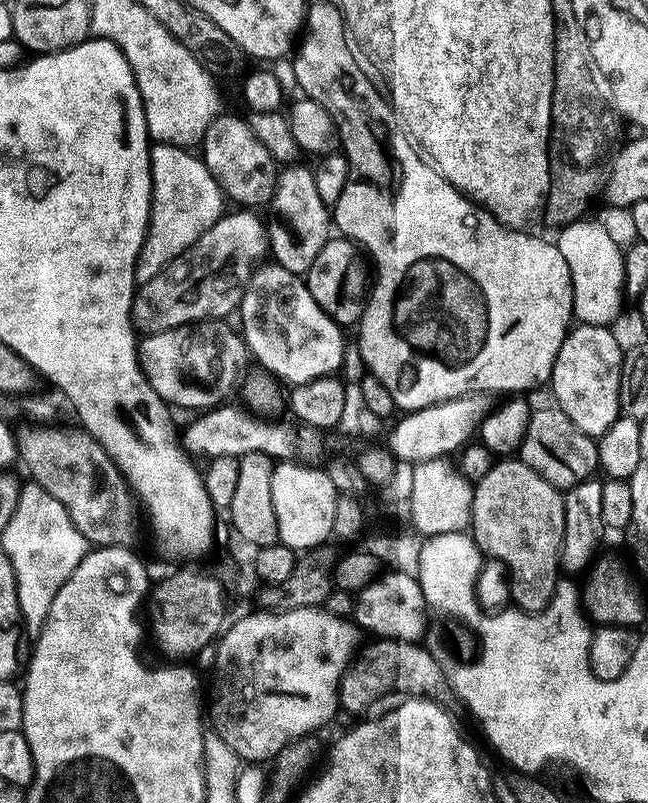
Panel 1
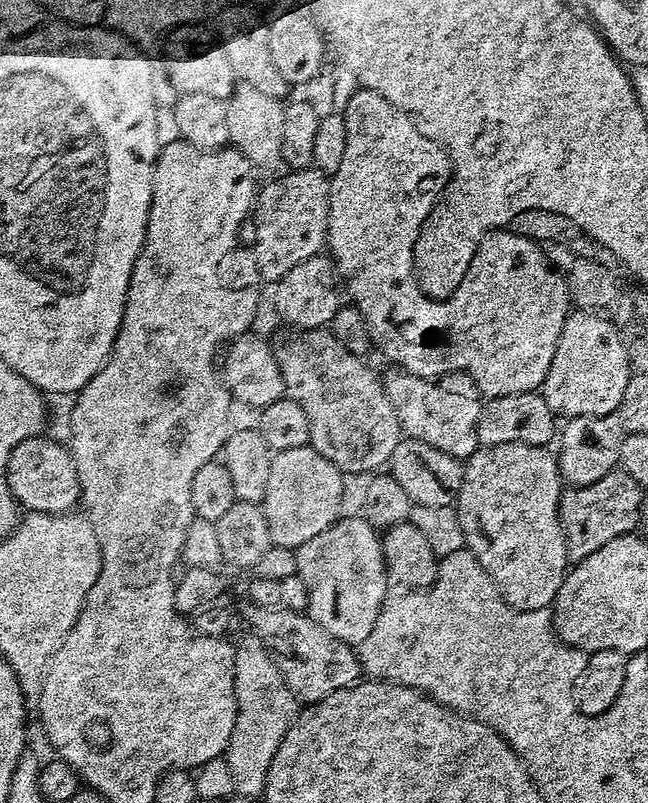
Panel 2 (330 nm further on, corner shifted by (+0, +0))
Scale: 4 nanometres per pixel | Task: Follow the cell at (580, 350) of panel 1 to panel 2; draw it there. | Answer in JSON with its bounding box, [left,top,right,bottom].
[542,311,630,418]

